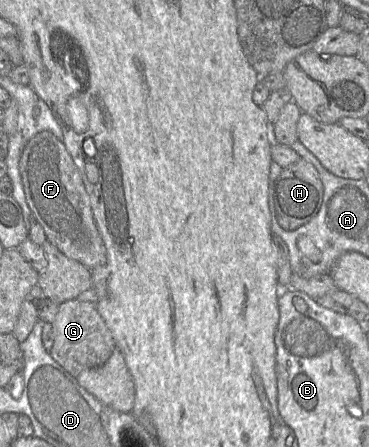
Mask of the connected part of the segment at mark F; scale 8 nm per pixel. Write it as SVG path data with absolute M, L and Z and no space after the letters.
M49 131L38 132L27 142L21 153L19 171L27 205L33 217L42 226L46 239L66 257L89 269L106 264L106 248L93 218L90 197L64 143Z

